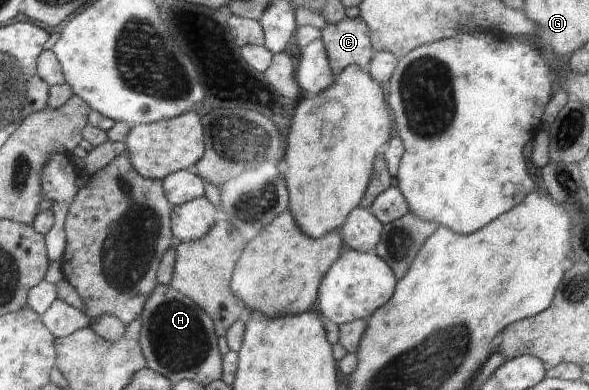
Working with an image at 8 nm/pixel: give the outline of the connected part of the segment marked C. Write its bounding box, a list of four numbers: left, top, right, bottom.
[321,17,373,76]

